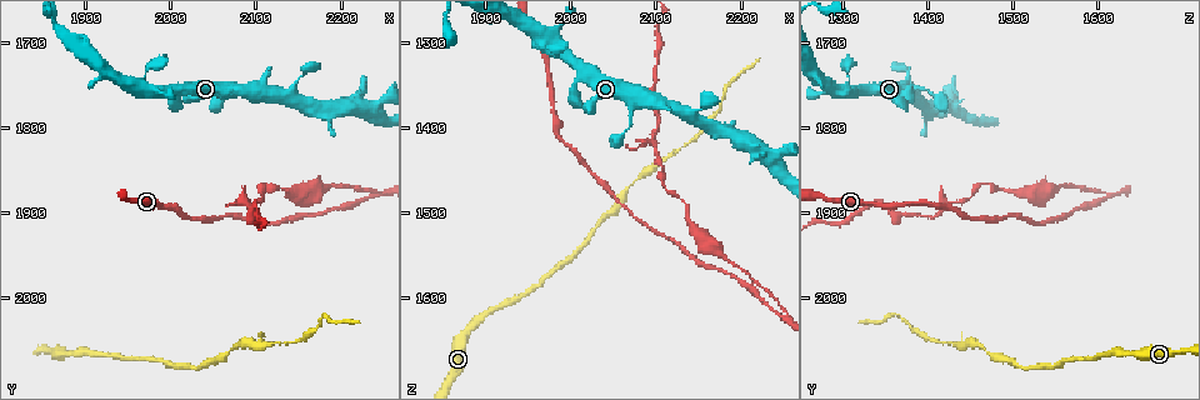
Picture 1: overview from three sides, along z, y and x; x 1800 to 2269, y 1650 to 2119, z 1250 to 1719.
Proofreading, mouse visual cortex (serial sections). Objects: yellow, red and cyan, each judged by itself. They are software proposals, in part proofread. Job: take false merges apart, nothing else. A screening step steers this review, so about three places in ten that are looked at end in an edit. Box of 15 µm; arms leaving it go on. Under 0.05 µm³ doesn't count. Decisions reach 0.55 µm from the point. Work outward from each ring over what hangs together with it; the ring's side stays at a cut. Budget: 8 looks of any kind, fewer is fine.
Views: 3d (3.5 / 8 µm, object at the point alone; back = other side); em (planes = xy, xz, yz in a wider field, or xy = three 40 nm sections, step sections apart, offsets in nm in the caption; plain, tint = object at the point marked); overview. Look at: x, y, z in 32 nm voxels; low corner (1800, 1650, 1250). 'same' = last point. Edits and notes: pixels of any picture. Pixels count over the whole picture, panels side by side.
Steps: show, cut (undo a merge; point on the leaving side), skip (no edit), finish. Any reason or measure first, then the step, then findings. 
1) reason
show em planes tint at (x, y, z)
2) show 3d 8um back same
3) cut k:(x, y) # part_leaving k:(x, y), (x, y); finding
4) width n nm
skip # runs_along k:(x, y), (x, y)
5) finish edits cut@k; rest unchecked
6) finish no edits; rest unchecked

a narrow waist
show 3d 3.5um at (1970, 1750, 1305)

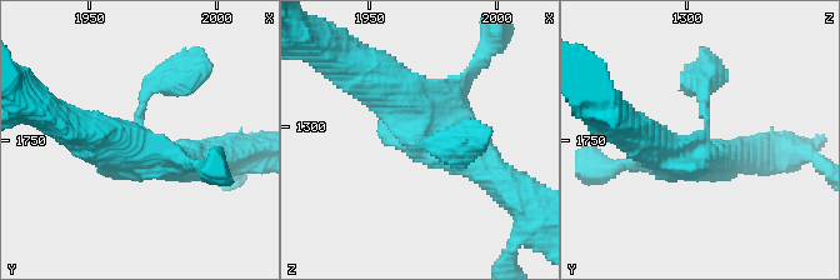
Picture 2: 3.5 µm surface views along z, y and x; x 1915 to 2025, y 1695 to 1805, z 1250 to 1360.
shape alone is not enough
show em xy step 3 tint at (1969, 1753, 1302)

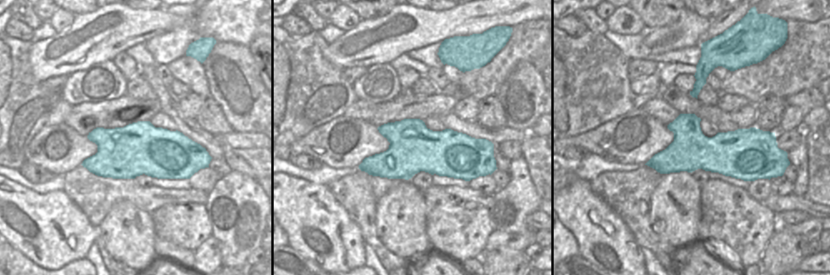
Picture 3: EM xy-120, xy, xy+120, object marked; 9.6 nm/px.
another direction
show em xy step 5 tint same

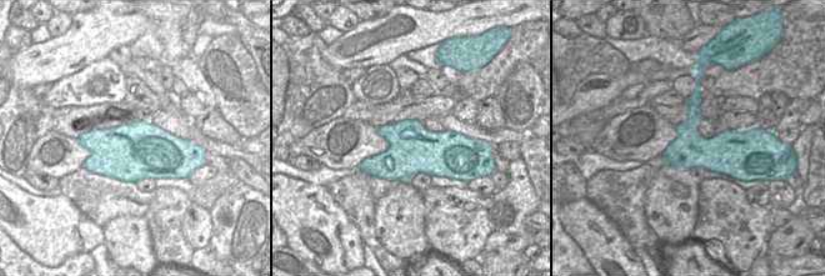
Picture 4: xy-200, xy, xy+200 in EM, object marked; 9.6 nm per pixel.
width 480 nm
skip # runs_along 2:(493, 173), (405, 93), (363, 78); one cell here

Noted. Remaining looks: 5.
thick turns thin
show 3d 3.5um back at (2105, 2055, 1440)

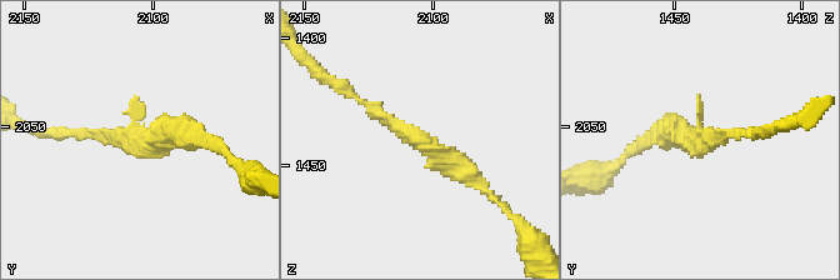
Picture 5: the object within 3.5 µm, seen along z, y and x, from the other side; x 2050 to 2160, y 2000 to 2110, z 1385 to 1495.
now the EM
show em planes tint at (2107, 2057, 1437)

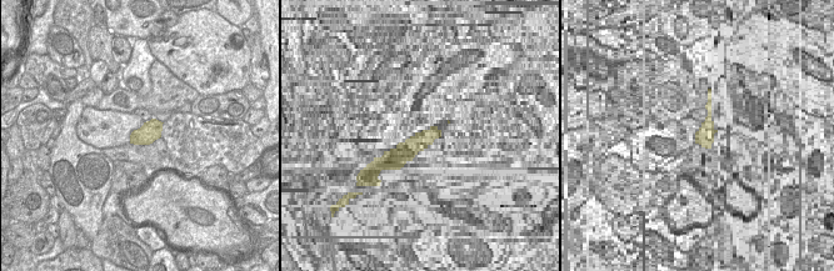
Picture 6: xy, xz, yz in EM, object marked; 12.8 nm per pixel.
skip # runs_along 5:(480, 186), (419, 138), (346, 90); all the same cell

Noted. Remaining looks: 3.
a fork
show 3d 3.5um at (2245, 1875, 1615)

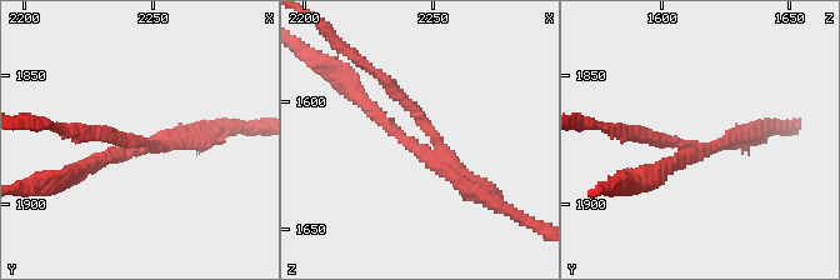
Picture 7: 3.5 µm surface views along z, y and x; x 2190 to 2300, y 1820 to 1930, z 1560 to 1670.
arms 3; arm_widths 150, 200, 200 nm; need the tissue
show em xy step 1 tint at (2244, 1879, 1618)

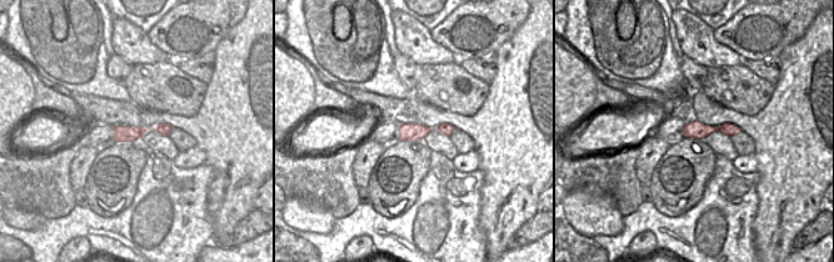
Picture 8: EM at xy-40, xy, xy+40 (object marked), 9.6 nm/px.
cut 7:(411, 105) # part_leaving 7:(434, 144), (415, 109), (350, 55); two cells meet here

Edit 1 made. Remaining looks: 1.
finish edits cut@7; rest unchecked

